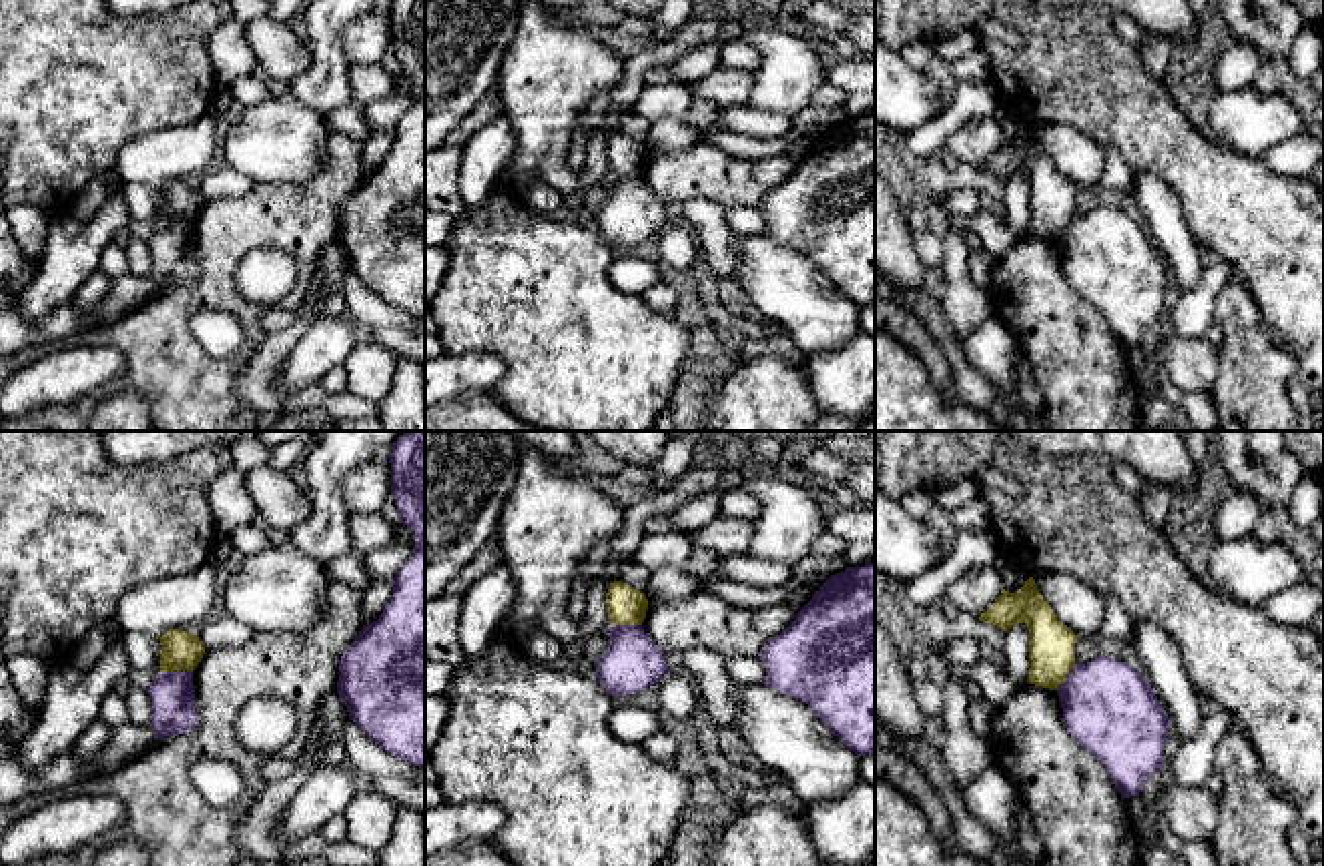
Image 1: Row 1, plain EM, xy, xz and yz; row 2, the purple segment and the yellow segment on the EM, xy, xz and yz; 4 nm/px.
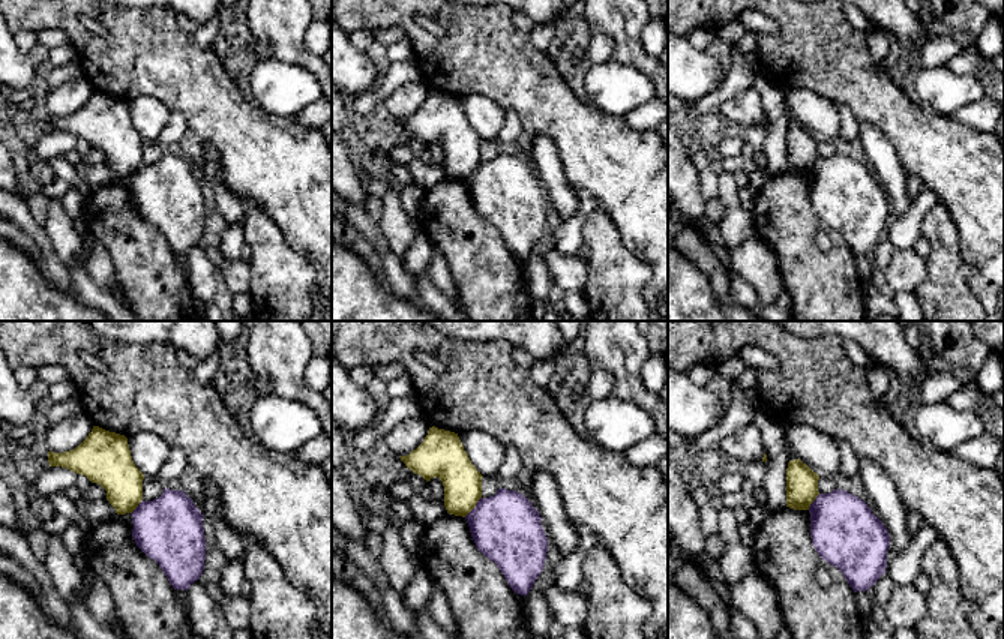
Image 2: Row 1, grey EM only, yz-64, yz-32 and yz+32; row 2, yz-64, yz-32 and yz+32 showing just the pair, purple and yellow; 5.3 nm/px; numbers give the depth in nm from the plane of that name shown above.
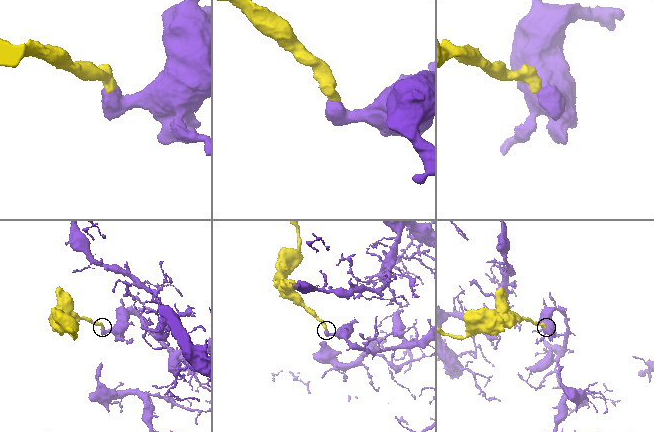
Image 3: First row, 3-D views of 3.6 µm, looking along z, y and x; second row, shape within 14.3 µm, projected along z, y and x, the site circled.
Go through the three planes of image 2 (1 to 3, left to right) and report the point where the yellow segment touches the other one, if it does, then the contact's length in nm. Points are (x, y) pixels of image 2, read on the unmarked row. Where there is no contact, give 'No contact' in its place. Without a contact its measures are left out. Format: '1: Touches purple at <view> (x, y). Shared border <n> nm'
1: Touches purple at yz-64 (137, 171). Shared border 100 nm
2: Touches purple at yz-32 (474, 171). Shared border 140 nm
3: Touches purple at yz+32 (814, 165). Shared border 110 nm

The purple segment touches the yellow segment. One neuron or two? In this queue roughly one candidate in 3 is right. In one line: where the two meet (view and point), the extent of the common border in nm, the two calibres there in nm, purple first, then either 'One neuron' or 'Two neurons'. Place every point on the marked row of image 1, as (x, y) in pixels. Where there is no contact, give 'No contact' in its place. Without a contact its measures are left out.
Touches purple at xy (175, 672). Shared border 130 nm. Thickness 180 nm (purple) against 150 nm. Two neurons

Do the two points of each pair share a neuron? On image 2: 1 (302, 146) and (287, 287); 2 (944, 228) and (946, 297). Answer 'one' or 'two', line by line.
1: two
2: one

